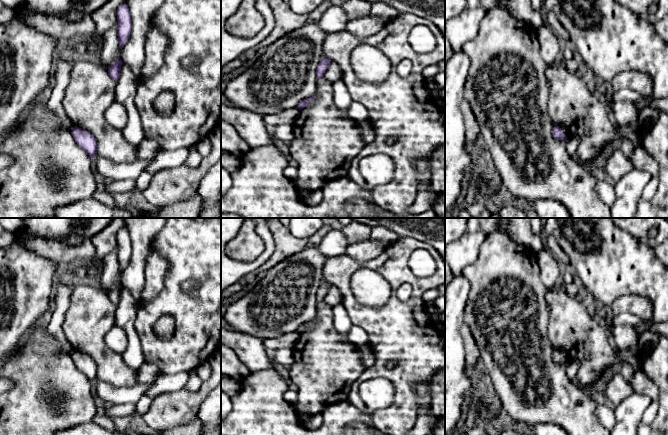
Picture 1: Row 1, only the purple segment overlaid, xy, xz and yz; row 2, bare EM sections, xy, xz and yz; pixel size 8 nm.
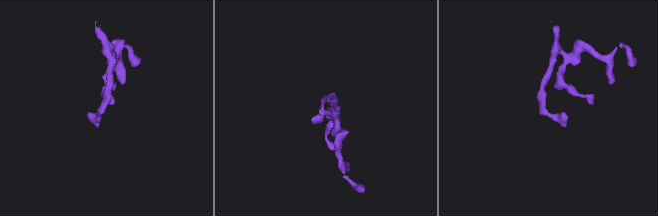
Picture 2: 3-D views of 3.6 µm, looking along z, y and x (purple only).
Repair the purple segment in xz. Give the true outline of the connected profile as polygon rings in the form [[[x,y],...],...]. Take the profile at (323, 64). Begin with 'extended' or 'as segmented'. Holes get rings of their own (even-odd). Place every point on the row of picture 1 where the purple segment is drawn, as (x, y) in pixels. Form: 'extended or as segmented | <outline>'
as segmented | [[[323,57],[322,60],[319,62],[317,68],[316,68],[316,76],[317,79],[319,79],[320,77],[323,77],[328,65],[330,64],[331,60]]]

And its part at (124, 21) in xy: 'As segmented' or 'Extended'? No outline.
As segmented

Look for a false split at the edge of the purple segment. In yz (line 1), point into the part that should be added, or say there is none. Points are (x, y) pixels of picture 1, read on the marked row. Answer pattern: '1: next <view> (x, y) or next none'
1: next none

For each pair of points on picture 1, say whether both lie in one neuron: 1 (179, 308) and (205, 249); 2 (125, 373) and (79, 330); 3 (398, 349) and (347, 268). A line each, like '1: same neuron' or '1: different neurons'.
1: same neuron
2: same neuron
3: same neuron

